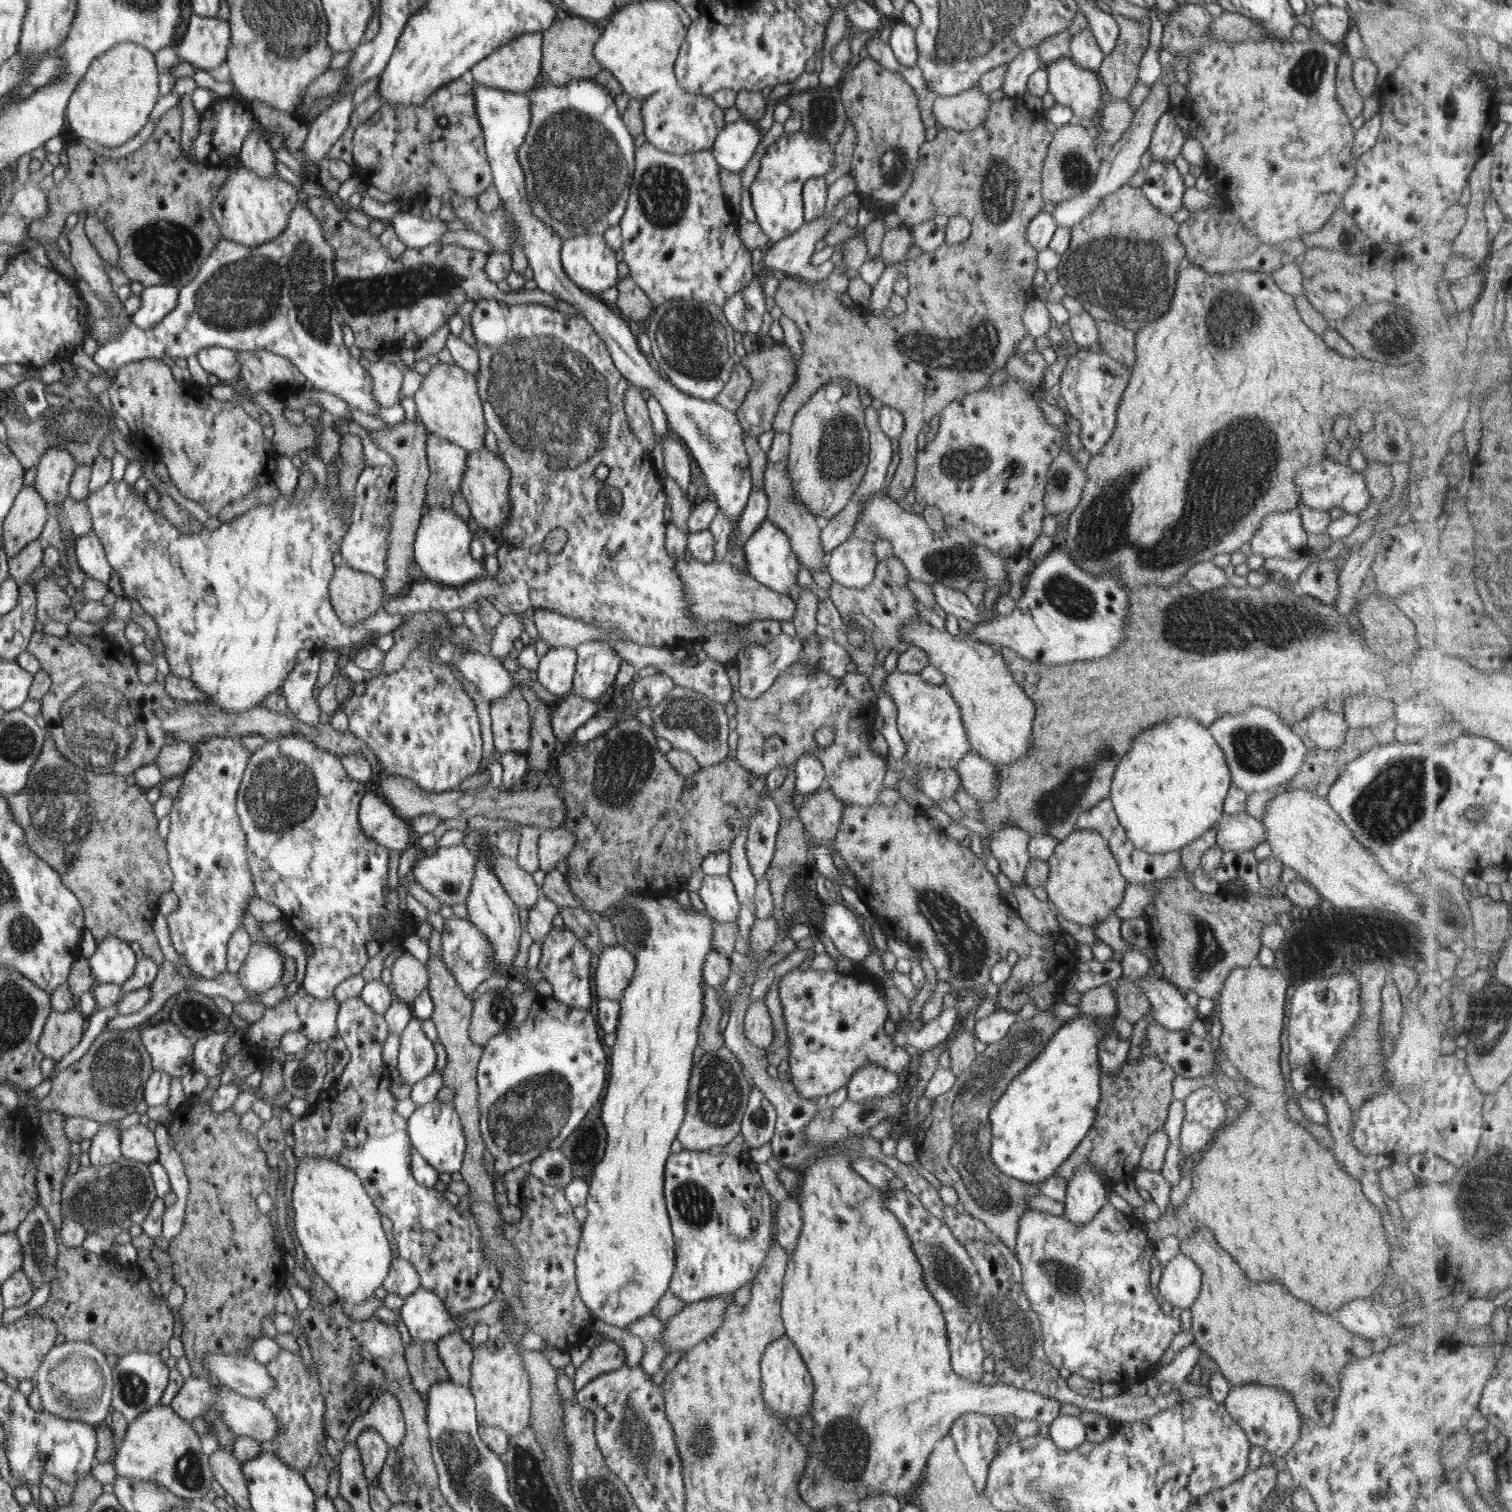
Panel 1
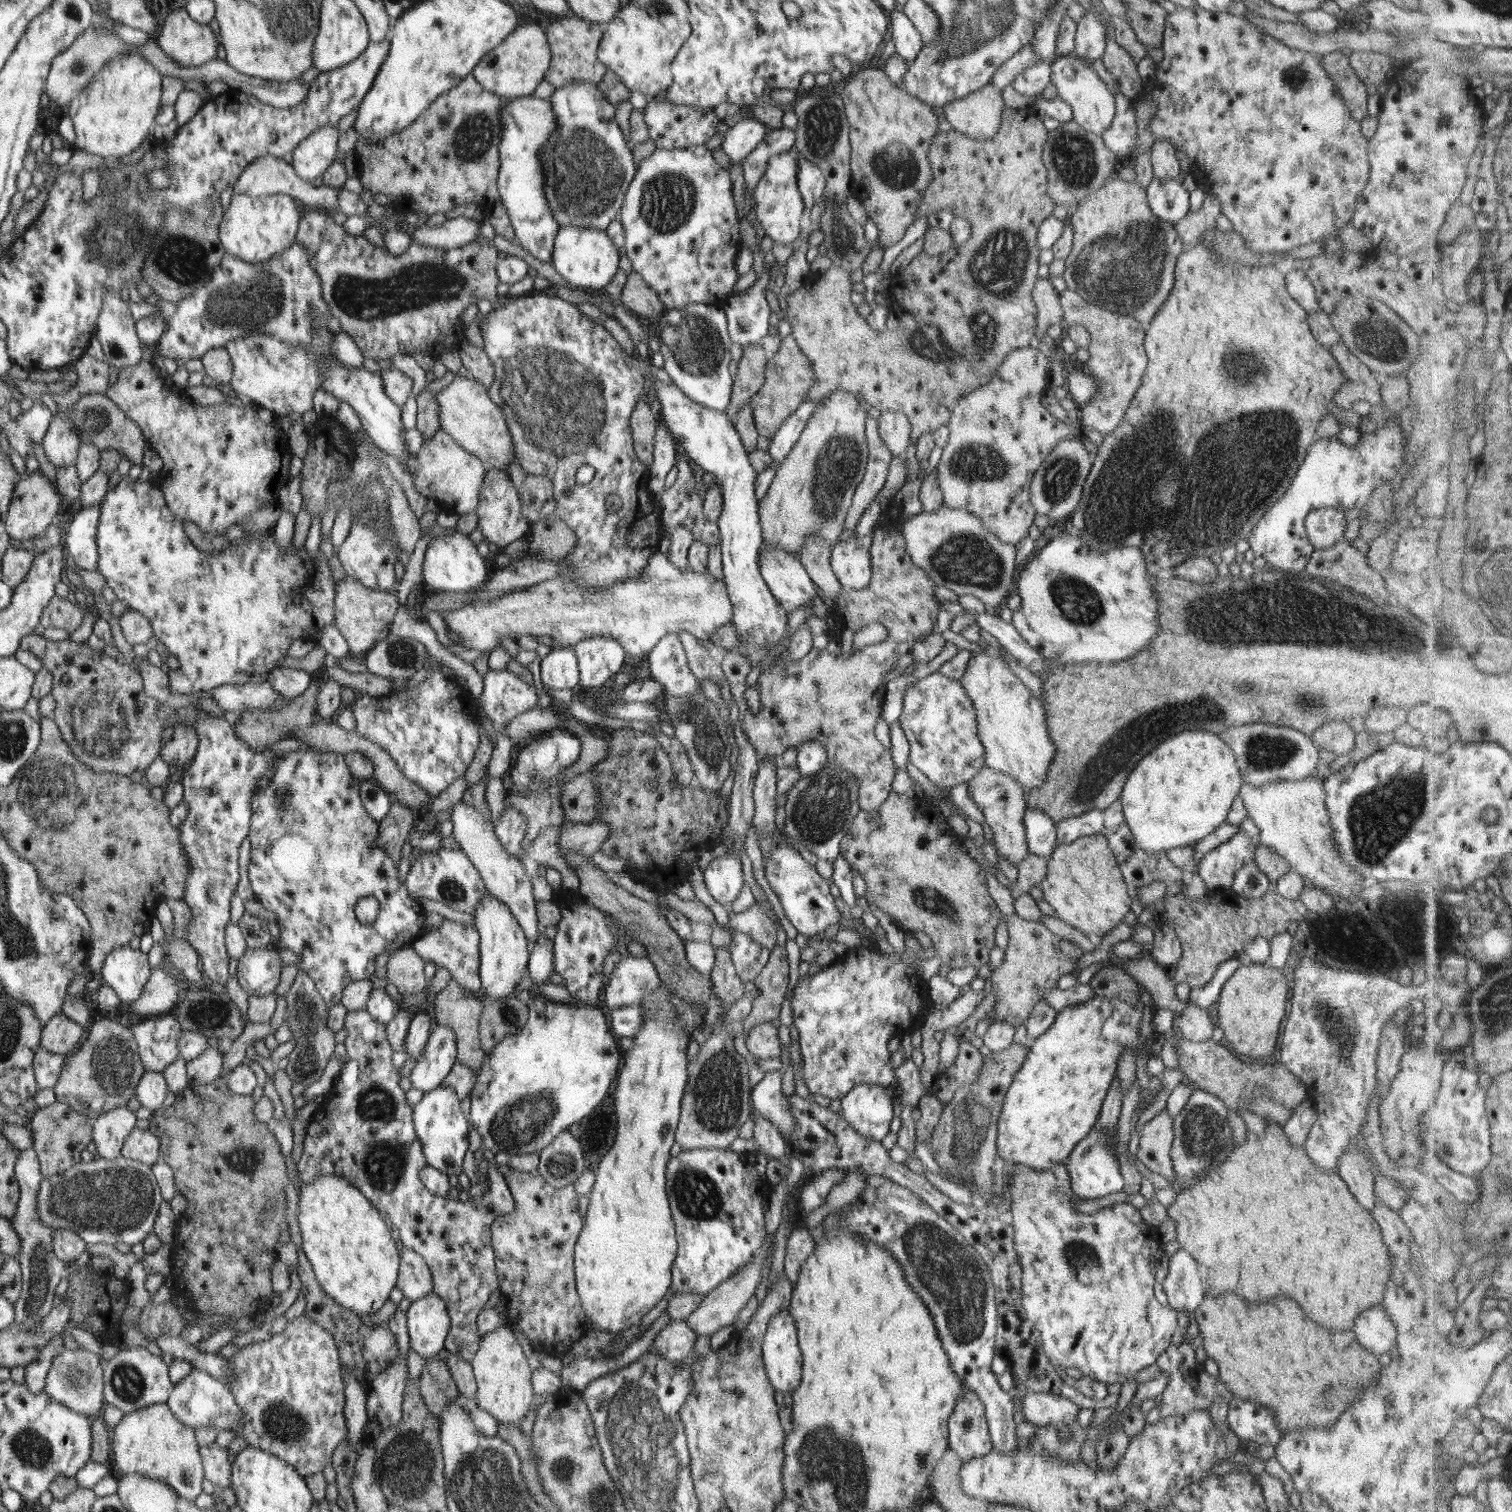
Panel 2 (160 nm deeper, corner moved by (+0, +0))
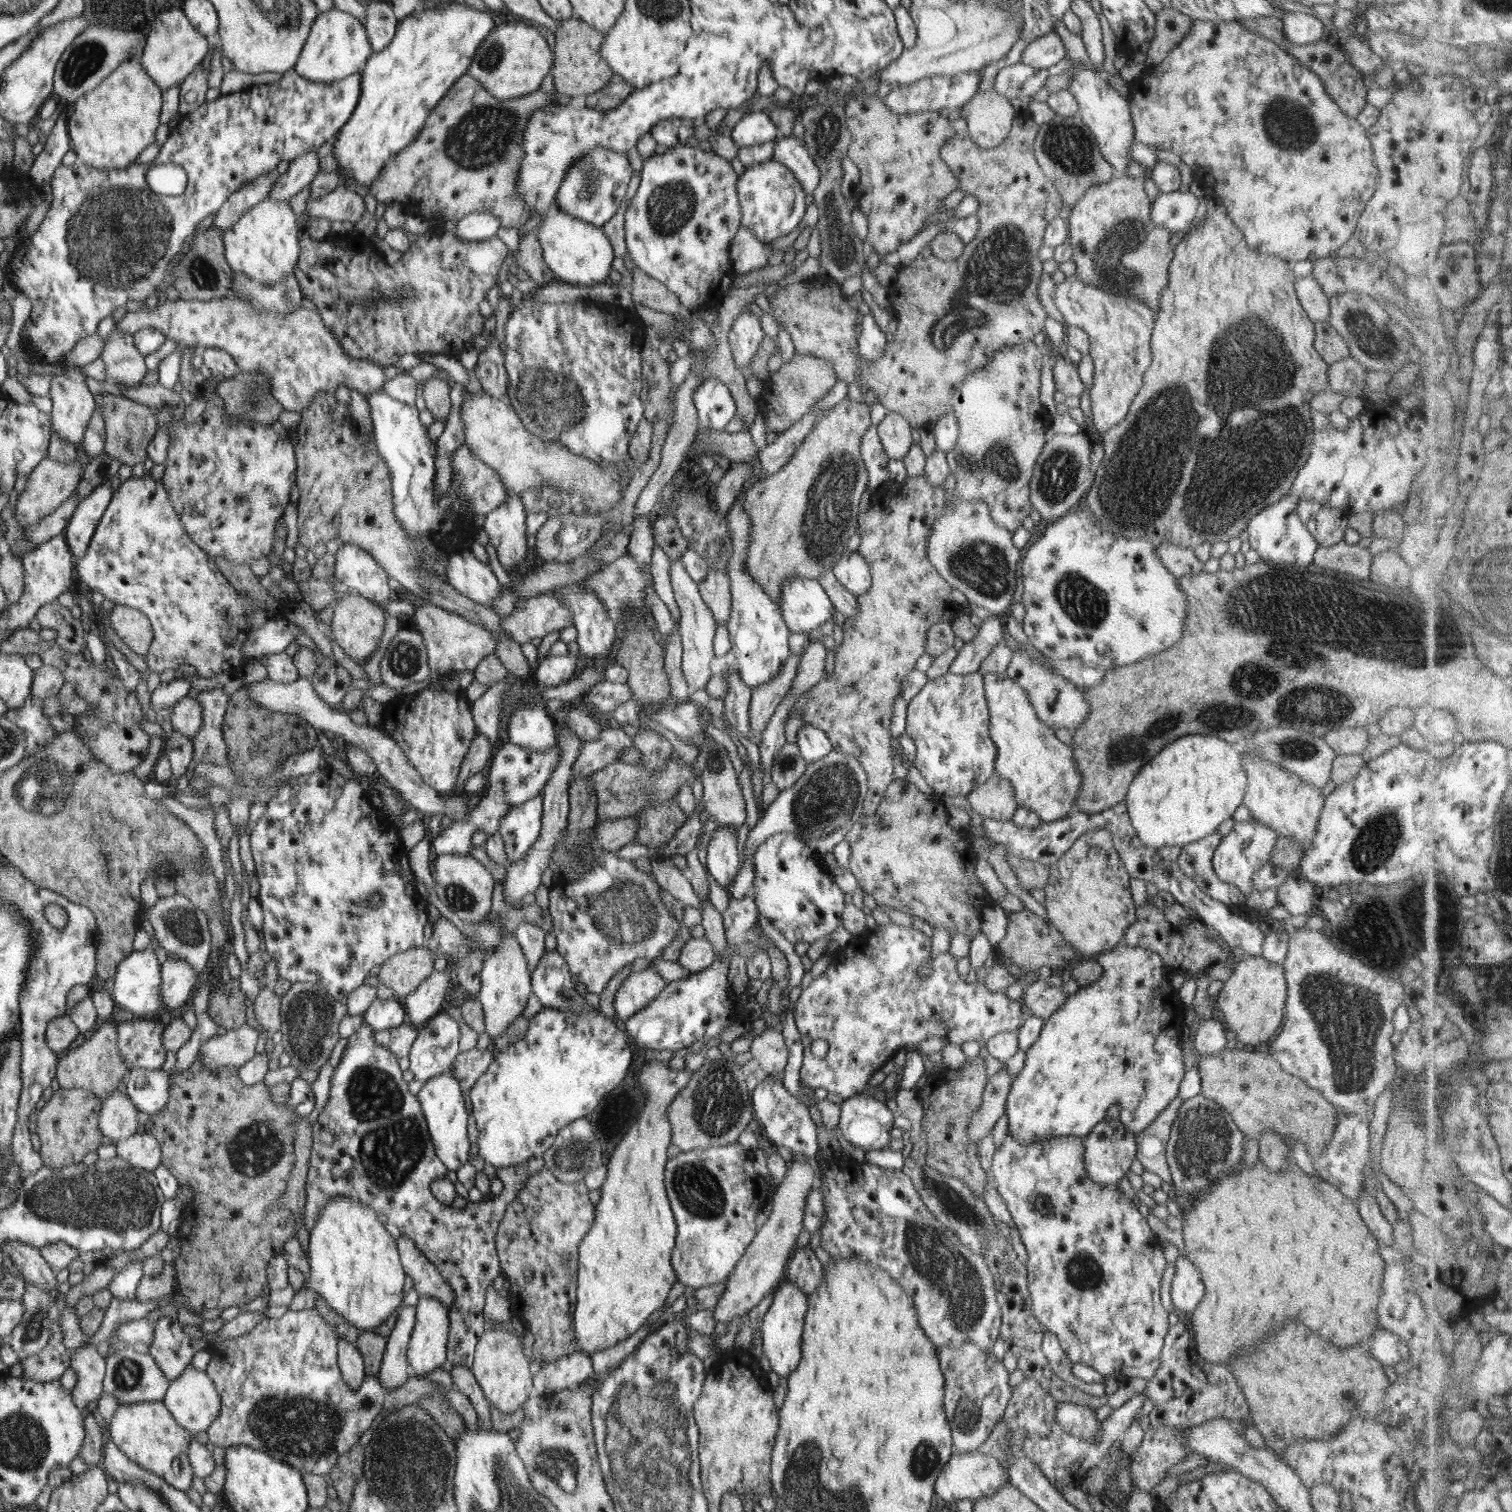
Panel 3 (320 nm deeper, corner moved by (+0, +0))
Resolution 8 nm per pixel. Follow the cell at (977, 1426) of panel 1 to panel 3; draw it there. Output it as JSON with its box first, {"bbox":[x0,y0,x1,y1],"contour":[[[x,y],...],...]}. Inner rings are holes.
{"bbox":[937,1342,1013,1455],"contour":[[[964,1342],[960,1348],[937,1348],[939,1365],[944,1375],[944,1406],[951,1428],[955,1452],[973,1455],[989,1441],[996,1423],[1003,1418],[1013,1395],[1009,1373],[1003,1361],[978,1348],[974,1342]]]}

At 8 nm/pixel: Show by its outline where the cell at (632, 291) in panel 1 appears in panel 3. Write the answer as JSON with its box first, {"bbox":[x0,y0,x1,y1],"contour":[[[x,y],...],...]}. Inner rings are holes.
{"bbox":[632,267,682,314],"contour":[[[637,267],[632,270],[633,287],[632,300],[639,302],[652,310],[676,314],[682,309],[679,296],[668,290],[665,284],[648,276],[643,270]]]}

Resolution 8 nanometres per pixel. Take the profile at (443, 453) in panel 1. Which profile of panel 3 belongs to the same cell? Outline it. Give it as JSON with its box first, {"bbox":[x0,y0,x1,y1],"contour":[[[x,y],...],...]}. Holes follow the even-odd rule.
{"bbox":[451,444,508,516],"contour":[[[463,444],[453,452],[451,465],[453,466],[452,485],[457,488],[459,495],[463,499],[471,502],[469,510],[474,514],[486,516],[489,512],[492,512],[492,510],[507,501],[508,490],[500,476],[498,476],[498,473],[472,454],[468,445]]]}

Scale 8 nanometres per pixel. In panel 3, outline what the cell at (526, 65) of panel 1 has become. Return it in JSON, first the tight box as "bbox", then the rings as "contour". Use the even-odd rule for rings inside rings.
{"bbox":[467,20,555,99],"contour":[[[522,20],[499,21],[476,49],[467,74],[479,79],[488,94],[496,99],[519,98],[534,93],[541,88],[544,76],[553,67],[552,62],[555,62],[544,37],[538,28]]]}

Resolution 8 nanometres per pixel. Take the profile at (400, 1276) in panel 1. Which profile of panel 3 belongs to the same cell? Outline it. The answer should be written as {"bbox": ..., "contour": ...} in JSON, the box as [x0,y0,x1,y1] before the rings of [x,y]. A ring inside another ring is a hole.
{"bbox":[398,1237,456,1310],"contour":[[[398,1237],[400,1260],[406,1274],[412,1277],[413,1287],[419,1296],[426,1295],[439,1299],[449,1310],[453,1307],[456,1293],[453,1286],[438,1272],[438,1269],[427,1262],[422,1251],[416,1248],[411,1238]]]}

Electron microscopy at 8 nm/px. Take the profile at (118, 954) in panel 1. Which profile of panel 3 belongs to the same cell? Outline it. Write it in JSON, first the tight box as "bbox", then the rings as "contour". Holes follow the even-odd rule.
{"bbox":[111,948,167,1018],"contour":[[[151,948],[142,951],[136,951],[124,958],[123,962],[117,967],[117,973],[112,978],[114,985],[111,997],[126,1010],[133,1012],[136,1018],[140,1016],[155,1016],[159,1018],[167,1012],[163,1003],[163,994],[161,993],[162,966],[156,959],[156,952]]]}

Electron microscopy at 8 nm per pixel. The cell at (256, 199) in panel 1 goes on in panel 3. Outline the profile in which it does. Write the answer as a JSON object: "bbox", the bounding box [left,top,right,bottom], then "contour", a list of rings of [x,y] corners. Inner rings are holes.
{"bbox":[223,197,300,286],"contour":[[[267,197],[249,208],[241,219],[223,233],[226,259],[234,272],[243,272],[248,279],[259,282],[260,286],[281,282],[289,274],[295,274],[300,240],[296,214],[290,210],[288,200],[274,202]]]}

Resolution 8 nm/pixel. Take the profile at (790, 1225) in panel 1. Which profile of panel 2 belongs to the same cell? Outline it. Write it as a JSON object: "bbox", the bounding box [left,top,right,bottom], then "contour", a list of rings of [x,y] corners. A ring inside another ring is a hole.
{"bbox":[784,1227,815,1285],"contour":[[[791,1227],[788,1233],[786,1256],[784,1259],[785,1276],[792,1285],[797,1283],[802,1265],[815,1249],[815,1242],[805,1227]]]}

